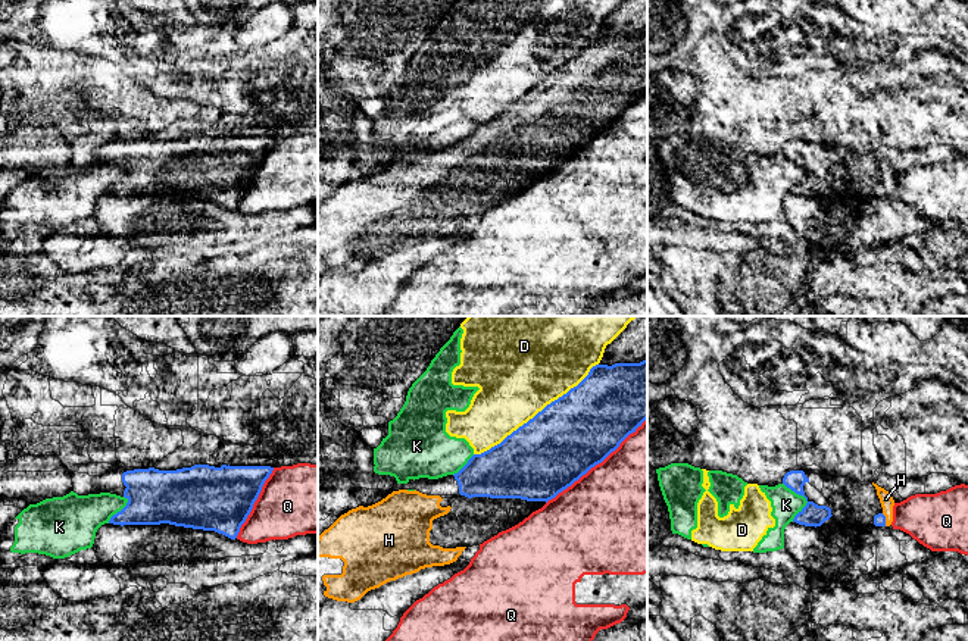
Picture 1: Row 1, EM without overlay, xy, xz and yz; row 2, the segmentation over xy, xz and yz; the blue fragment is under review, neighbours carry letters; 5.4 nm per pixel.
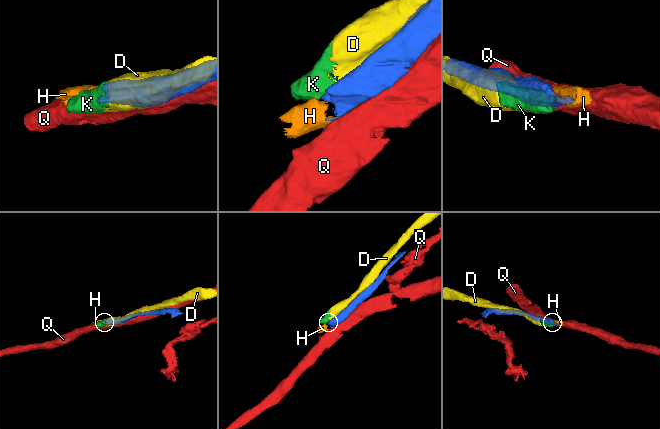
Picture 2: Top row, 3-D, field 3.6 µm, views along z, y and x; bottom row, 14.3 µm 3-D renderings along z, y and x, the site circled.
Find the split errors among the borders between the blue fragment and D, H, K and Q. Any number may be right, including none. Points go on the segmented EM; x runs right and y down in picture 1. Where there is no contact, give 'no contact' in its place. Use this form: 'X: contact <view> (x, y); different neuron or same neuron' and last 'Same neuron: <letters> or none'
D: contact xz (537, 413); different neuron
H: contact yz (884, 519); same neuron
K: contact yz (805, 497); different neuron
Q: contact xz (596, 463); different neuron
Same neuron: H

